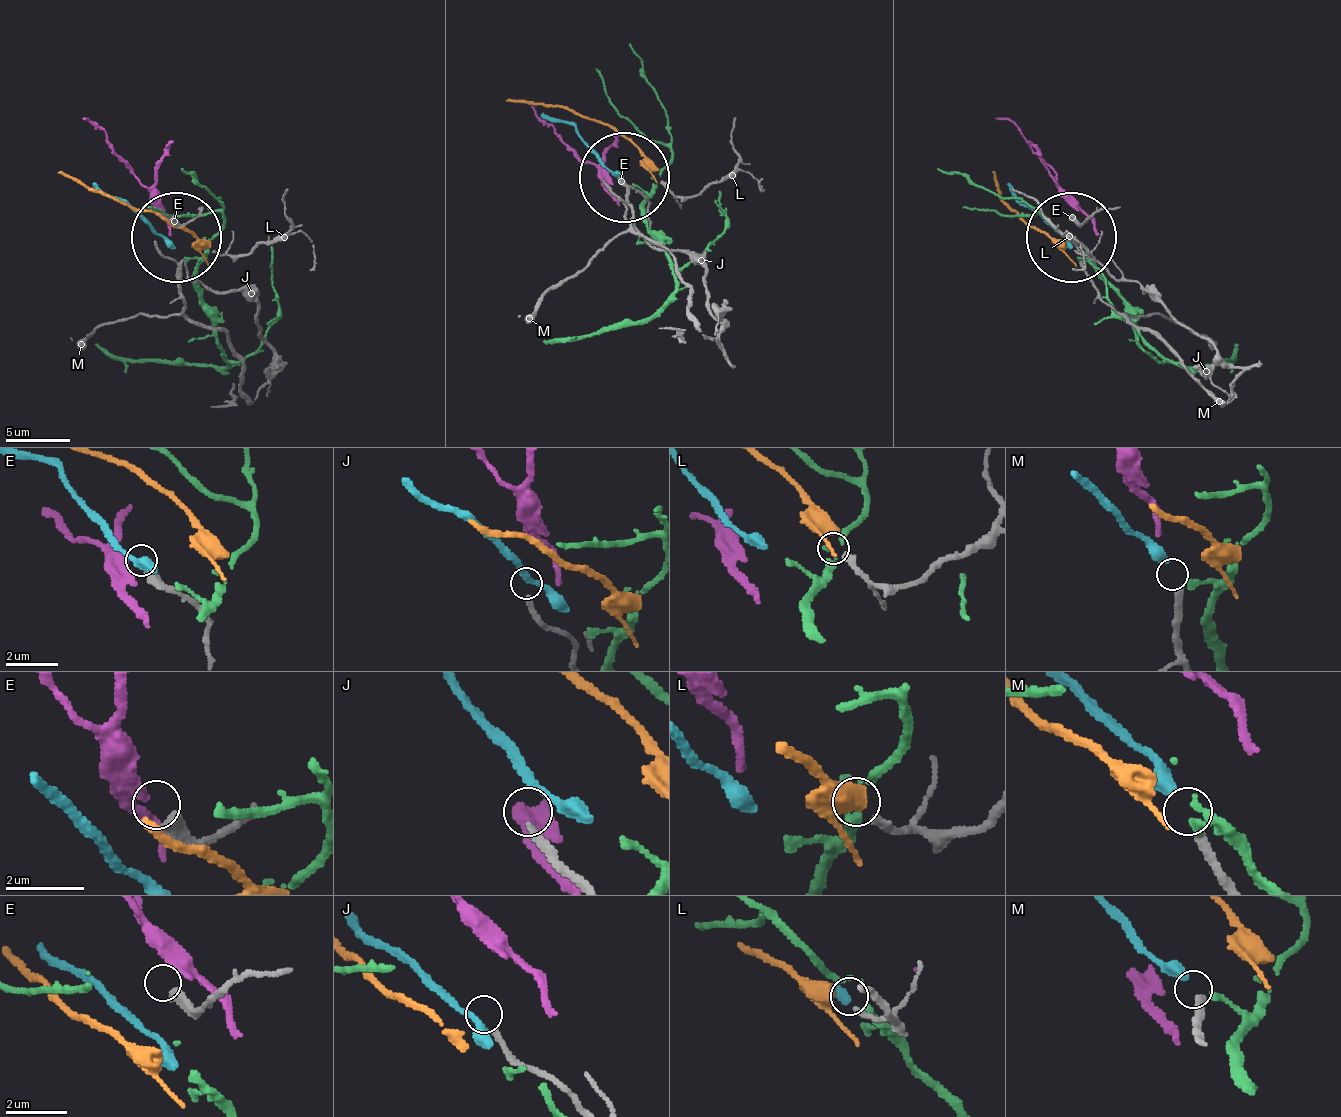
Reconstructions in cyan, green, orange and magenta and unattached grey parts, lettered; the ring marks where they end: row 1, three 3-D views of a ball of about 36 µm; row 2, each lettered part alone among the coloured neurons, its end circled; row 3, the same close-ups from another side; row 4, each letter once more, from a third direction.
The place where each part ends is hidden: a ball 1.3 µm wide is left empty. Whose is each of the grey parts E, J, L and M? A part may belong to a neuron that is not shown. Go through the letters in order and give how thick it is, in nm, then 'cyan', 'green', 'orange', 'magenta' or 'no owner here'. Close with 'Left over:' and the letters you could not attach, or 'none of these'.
E: calibre 360 nm; no owner here
J: calibre 160 nm; no owner here
L: calibre 180 nm; orange
M: calibre 240 nm; cyan
Left over: E, J

